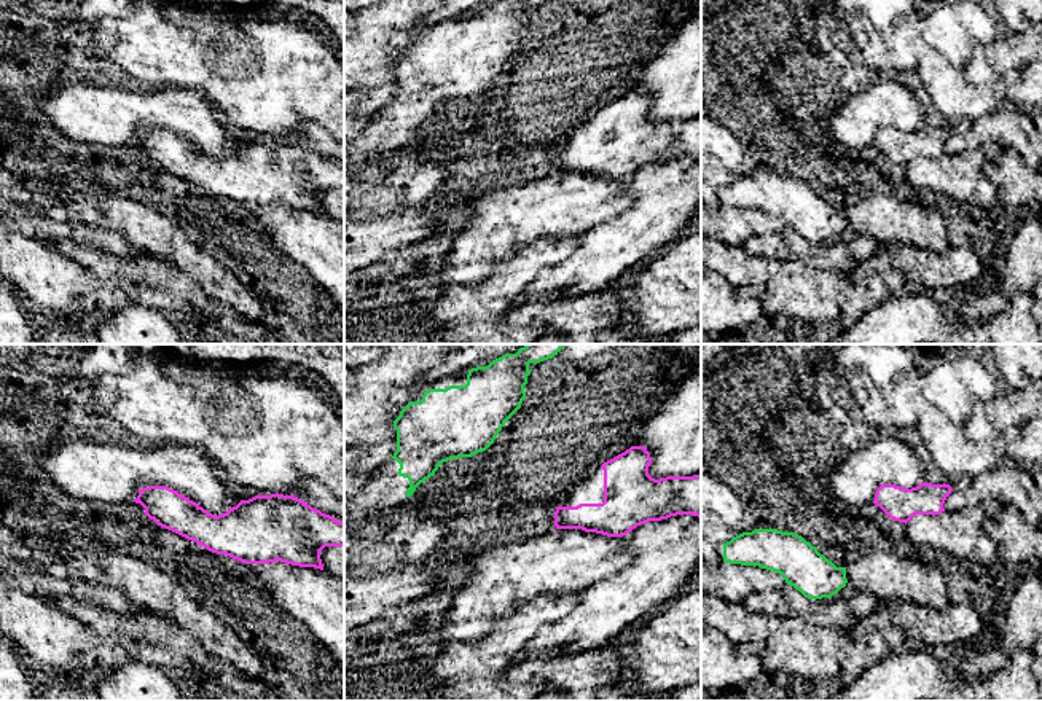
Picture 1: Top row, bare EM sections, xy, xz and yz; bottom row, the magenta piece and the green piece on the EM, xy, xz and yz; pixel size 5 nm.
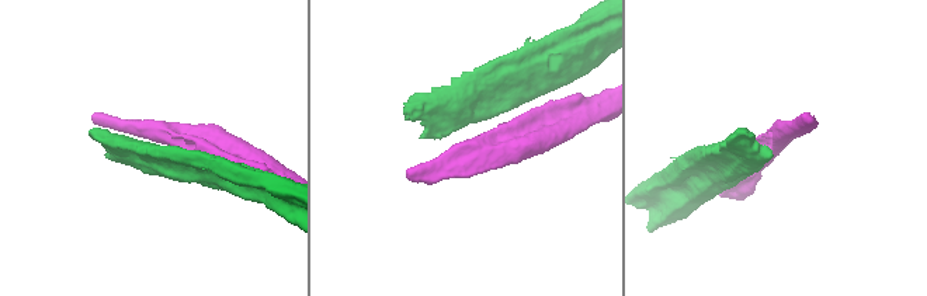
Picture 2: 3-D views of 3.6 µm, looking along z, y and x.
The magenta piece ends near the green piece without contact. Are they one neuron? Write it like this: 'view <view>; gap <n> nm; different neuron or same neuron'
view yz; gap 340 nm; different neuron

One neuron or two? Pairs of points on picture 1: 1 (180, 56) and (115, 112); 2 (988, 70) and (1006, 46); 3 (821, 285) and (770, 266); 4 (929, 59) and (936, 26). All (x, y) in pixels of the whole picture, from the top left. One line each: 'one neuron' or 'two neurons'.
1: two neurons
2: one neuron
3: two neurons
4: two neurons

